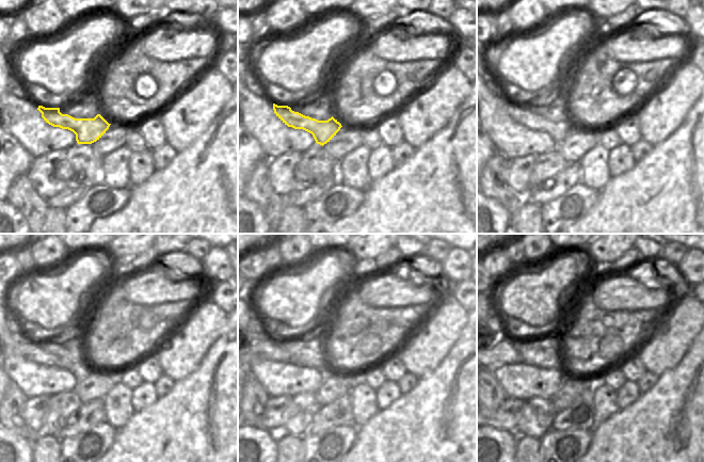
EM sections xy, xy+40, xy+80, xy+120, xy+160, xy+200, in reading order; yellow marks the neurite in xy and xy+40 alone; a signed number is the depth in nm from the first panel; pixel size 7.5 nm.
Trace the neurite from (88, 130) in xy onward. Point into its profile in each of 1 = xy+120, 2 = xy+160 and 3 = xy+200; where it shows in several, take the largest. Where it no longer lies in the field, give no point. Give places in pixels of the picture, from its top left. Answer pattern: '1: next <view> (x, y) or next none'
1: next xy+120 (28, 348)
2: next xy+160 (266, 348)
3: next xy+200 (504, 352)

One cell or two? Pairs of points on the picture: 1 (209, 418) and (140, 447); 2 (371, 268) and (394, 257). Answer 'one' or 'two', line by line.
1: one
2: one

